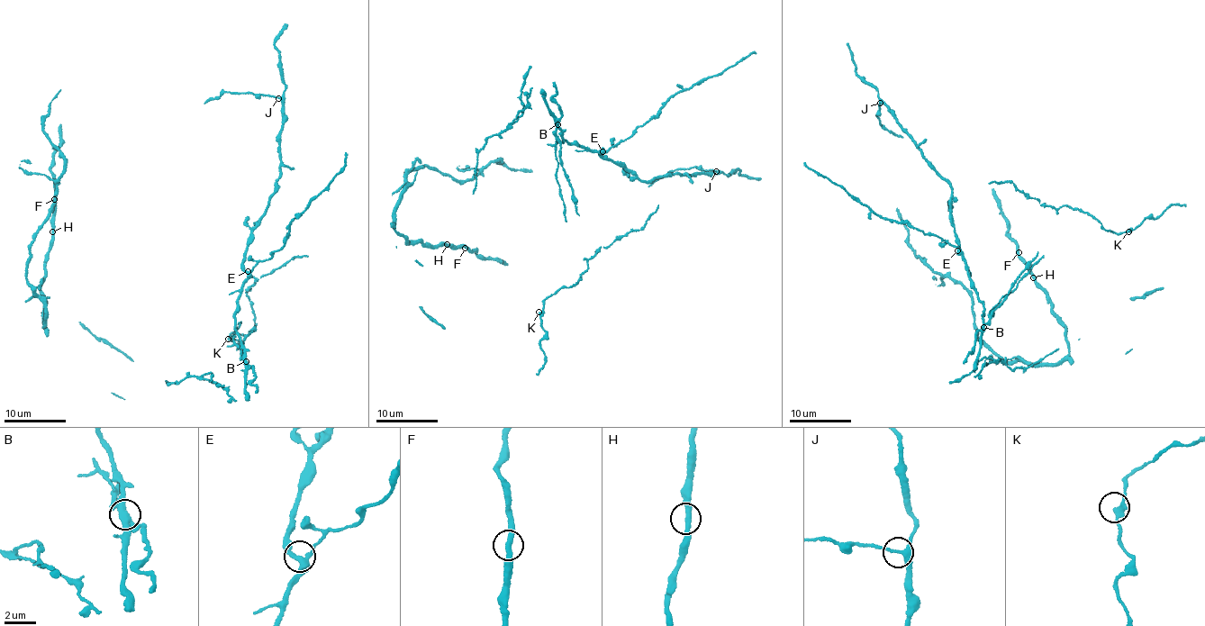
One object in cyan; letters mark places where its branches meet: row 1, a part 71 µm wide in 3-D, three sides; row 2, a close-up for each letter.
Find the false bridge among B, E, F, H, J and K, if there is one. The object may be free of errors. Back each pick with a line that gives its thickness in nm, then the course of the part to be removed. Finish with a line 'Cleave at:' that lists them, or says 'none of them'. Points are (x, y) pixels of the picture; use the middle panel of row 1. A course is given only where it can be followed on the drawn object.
B: 280 nm thick
Cleave at: B

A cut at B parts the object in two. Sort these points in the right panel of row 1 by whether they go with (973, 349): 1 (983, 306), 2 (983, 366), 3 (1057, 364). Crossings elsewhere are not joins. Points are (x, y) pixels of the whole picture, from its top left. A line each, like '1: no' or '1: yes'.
1: no
2: yes
3: no

